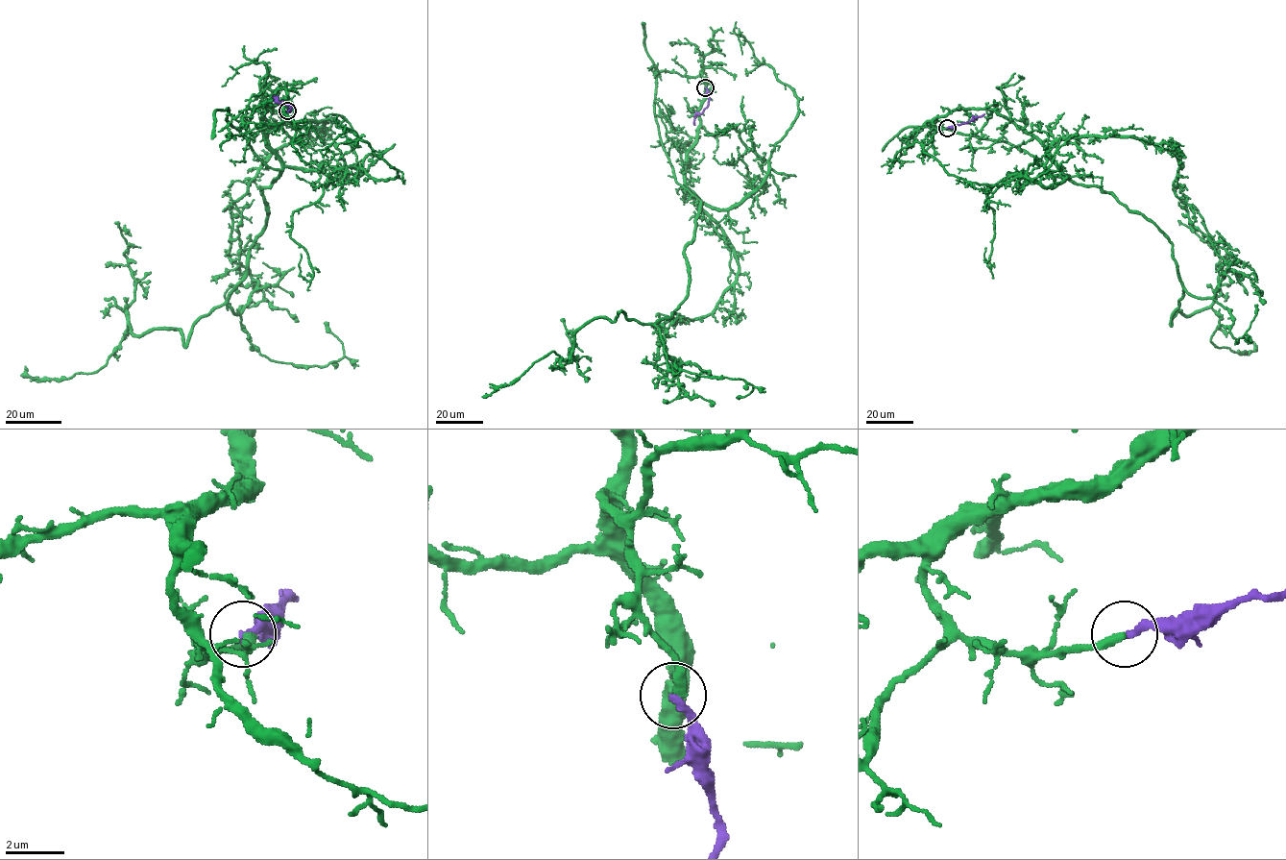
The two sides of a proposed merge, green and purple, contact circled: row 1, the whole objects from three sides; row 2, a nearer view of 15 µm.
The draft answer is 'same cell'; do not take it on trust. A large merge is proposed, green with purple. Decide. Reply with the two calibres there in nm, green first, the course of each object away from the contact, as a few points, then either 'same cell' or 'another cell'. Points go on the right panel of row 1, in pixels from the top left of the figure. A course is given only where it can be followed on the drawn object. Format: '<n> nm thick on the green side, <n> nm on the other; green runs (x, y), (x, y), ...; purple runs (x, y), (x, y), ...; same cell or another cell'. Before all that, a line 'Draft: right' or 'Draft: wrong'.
Draft: wrong
340 nm thick on the green side, 240 nm on the other; green runs (947, 128), (1023, 128), (1168, 238), (1171, 325), (1210, 307), (1217, 347), (1252, 341); purple runs (947, 128), (967, 123), (984, 114); another cell

